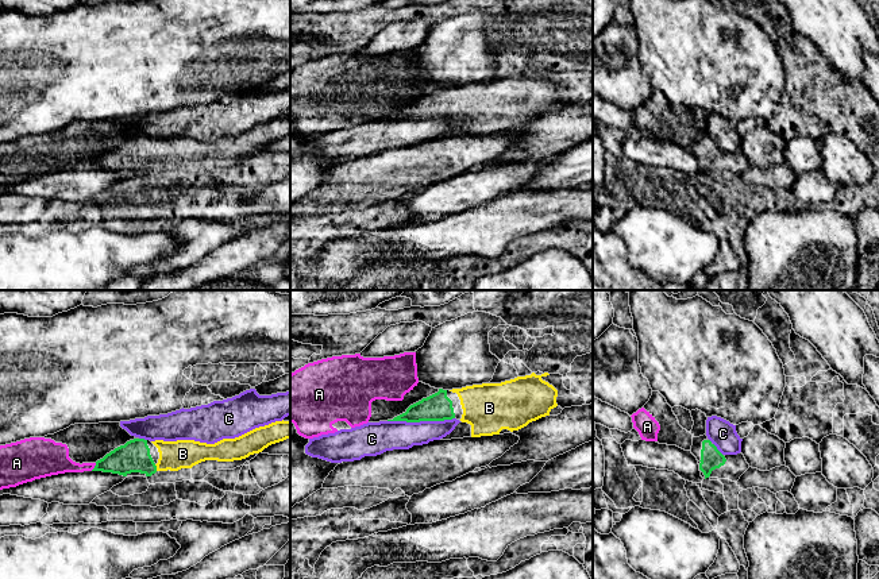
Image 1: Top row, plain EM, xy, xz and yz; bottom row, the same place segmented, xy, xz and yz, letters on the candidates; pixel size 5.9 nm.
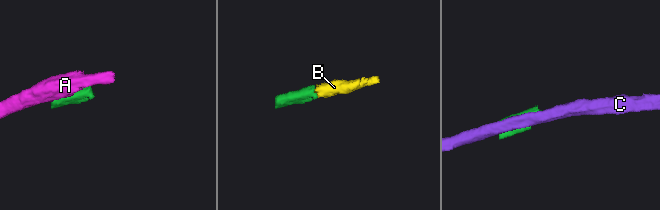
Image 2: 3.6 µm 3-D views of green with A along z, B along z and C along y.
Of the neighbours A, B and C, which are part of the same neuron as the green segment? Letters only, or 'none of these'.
B

